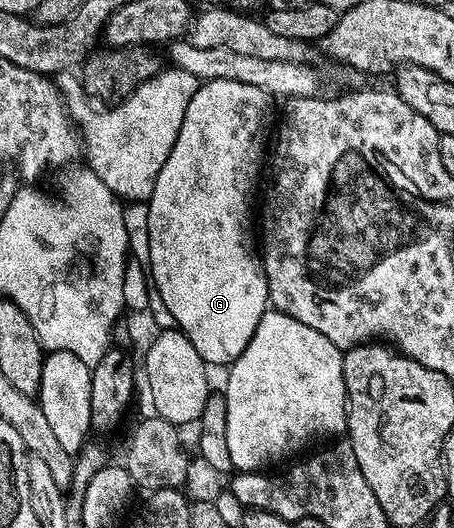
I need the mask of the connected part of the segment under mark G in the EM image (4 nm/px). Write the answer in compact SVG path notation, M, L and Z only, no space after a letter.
M207 80L196 90L195 98L191 98L187 106L187 114L183 118L183 126L179 130L179 138L175 138L175 146L163 162L163 170L159 170L157 179L153 181L153 192L147 201L149 205L148 229L150 231L150 264L147 267L148 275L151 277L152 287L155 289L156 297L161 298L161 304L173 315L174 325L178 329L184 324L189 324L189 331L185 334L195 346L195 350L205 359L206 365L225 364L232 365L233 361L243 354L247 342L255 334L255 326L259 326L259 318L267 311L269 304L269 283L265 277L262 257L253 249L253 236L255 240L255 208L253 212L253 187L261 176L261 163L267 160L267 144L265 139L270 139L269 115L273 112L274 101L259 86L247 86L247 82L235 82L234 80Z

